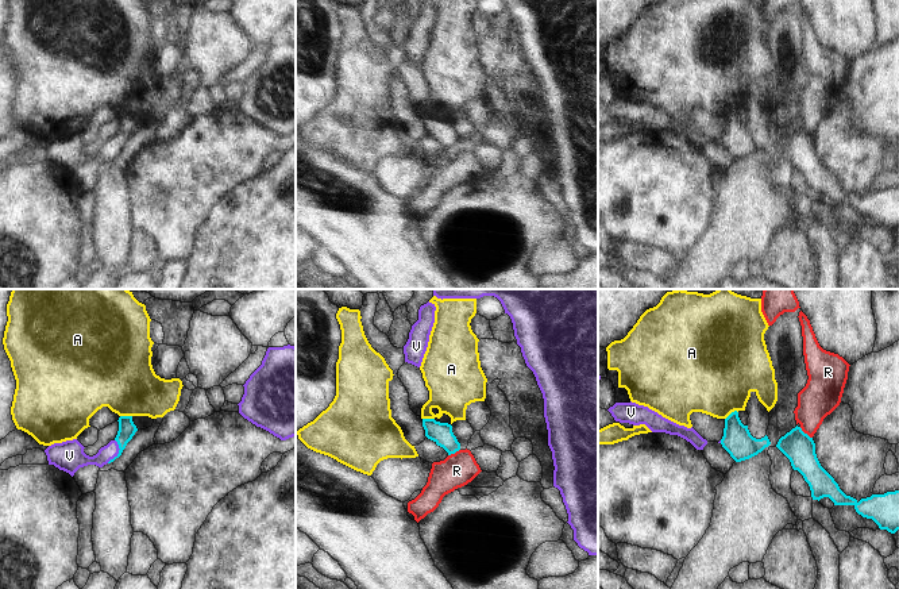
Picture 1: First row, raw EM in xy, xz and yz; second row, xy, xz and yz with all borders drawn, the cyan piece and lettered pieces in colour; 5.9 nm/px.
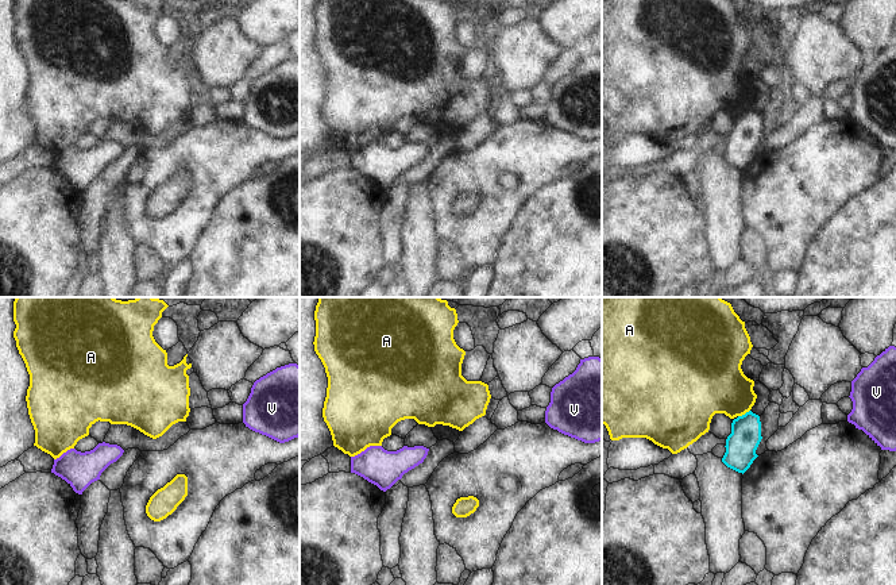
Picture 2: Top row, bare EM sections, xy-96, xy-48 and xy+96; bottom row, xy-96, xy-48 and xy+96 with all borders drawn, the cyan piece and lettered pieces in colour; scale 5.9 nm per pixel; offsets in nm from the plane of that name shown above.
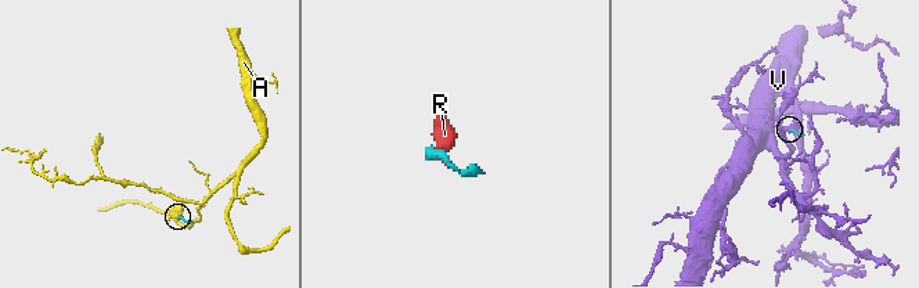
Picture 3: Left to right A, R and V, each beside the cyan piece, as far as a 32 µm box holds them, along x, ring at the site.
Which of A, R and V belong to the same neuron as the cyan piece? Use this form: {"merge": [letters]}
{"merge": ["V"]}

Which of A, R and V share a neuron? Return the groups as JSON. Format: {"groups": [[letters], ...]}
{"groups": [["A"], ["R"], ["V"]]}

